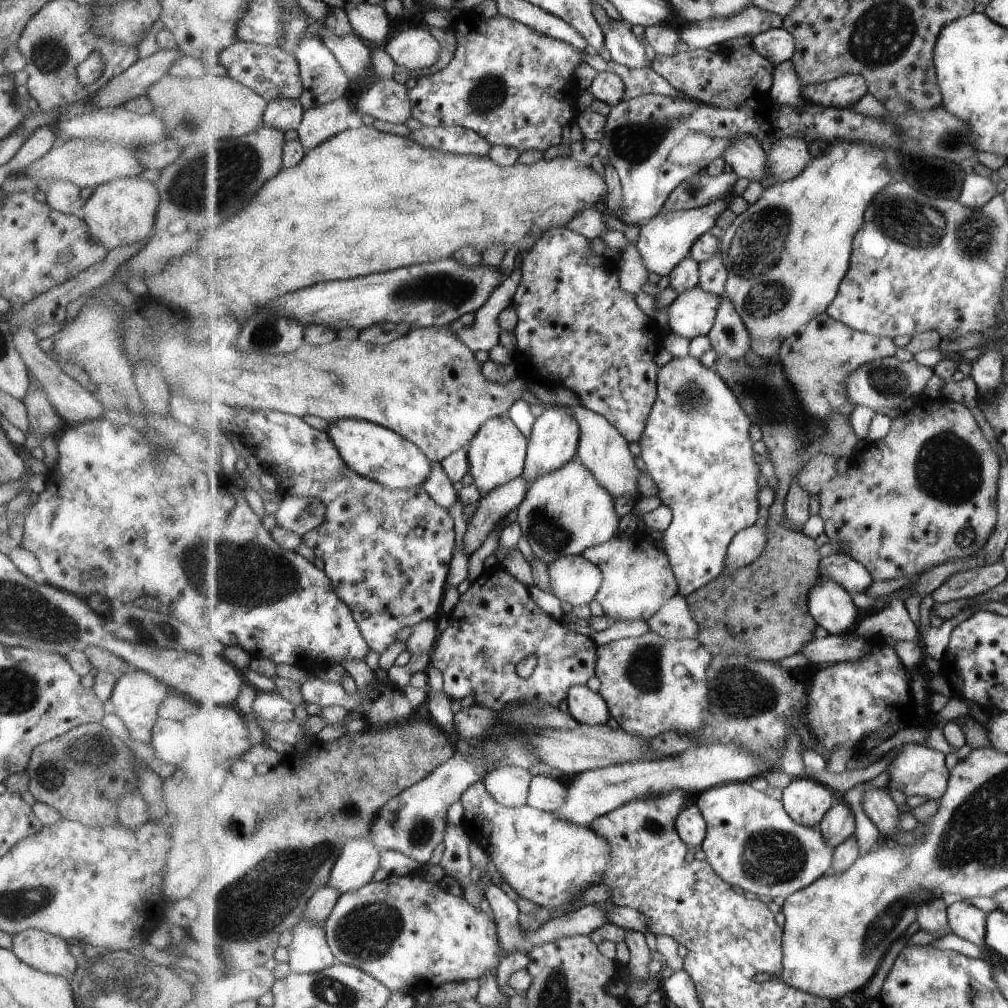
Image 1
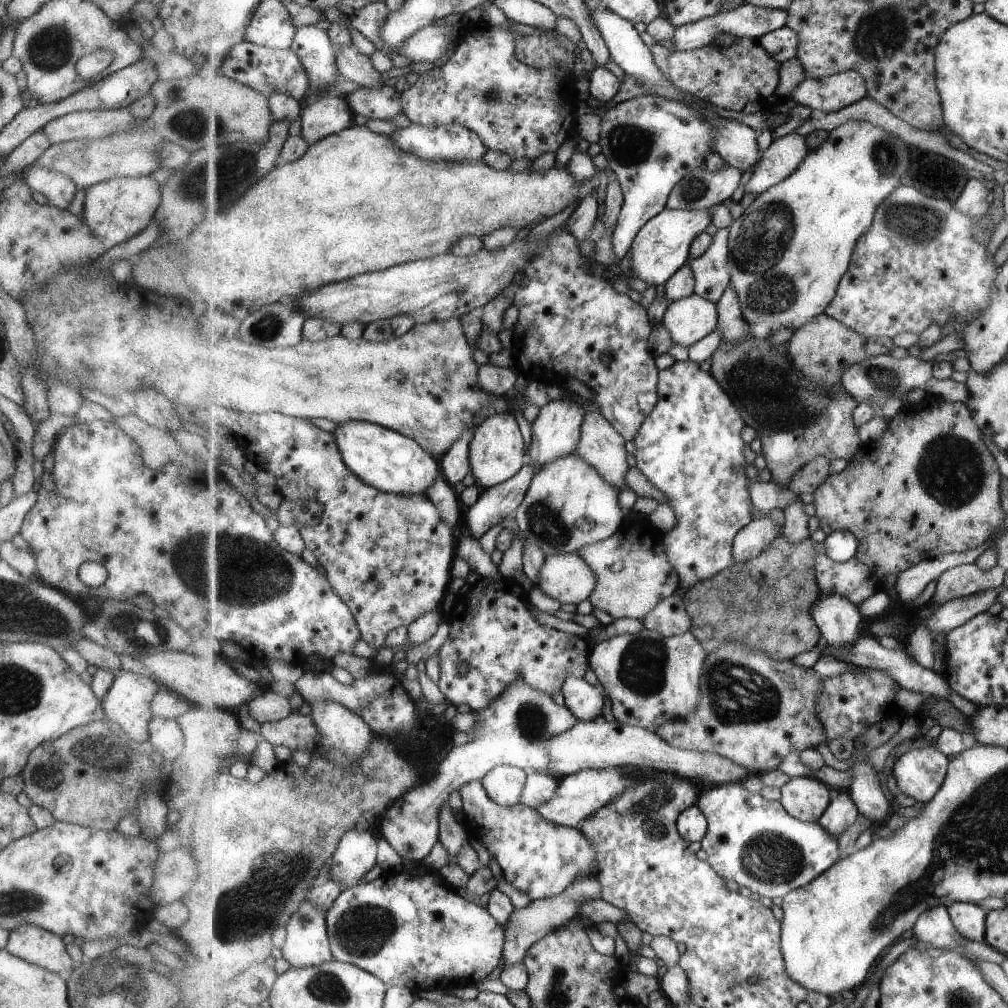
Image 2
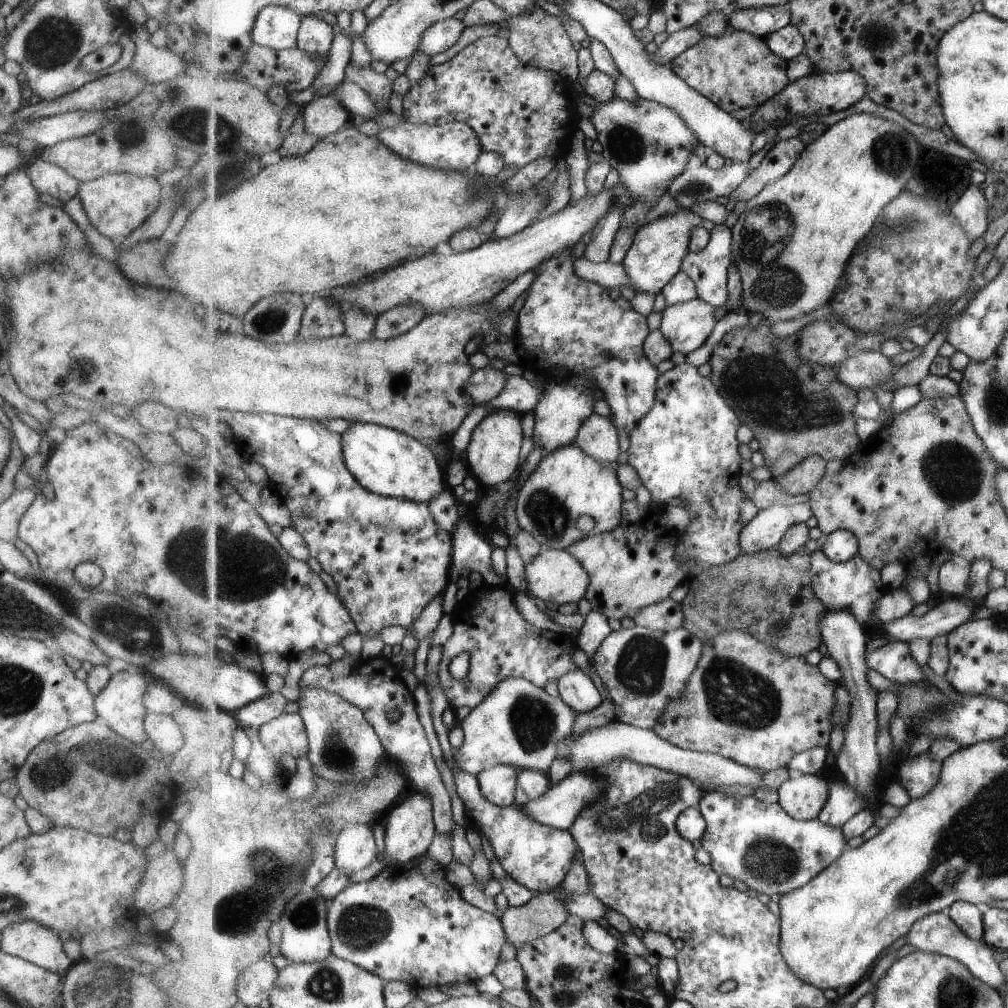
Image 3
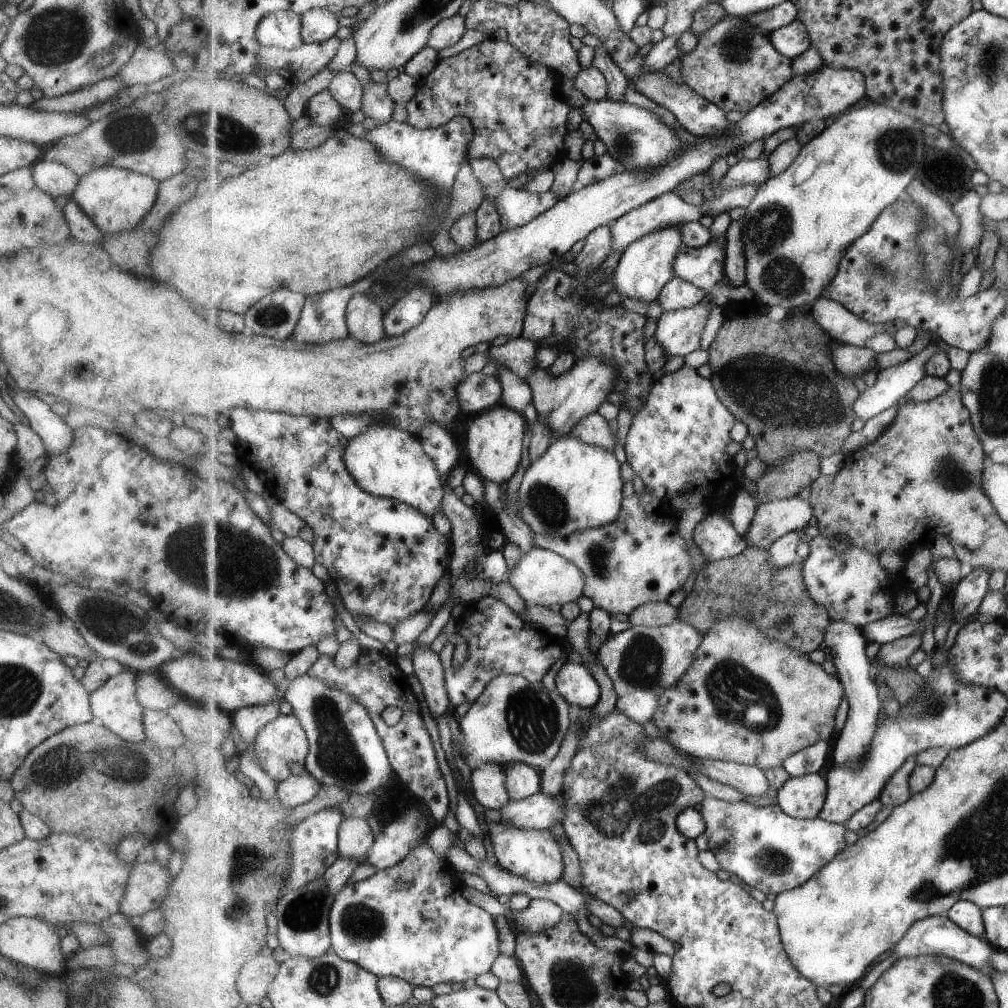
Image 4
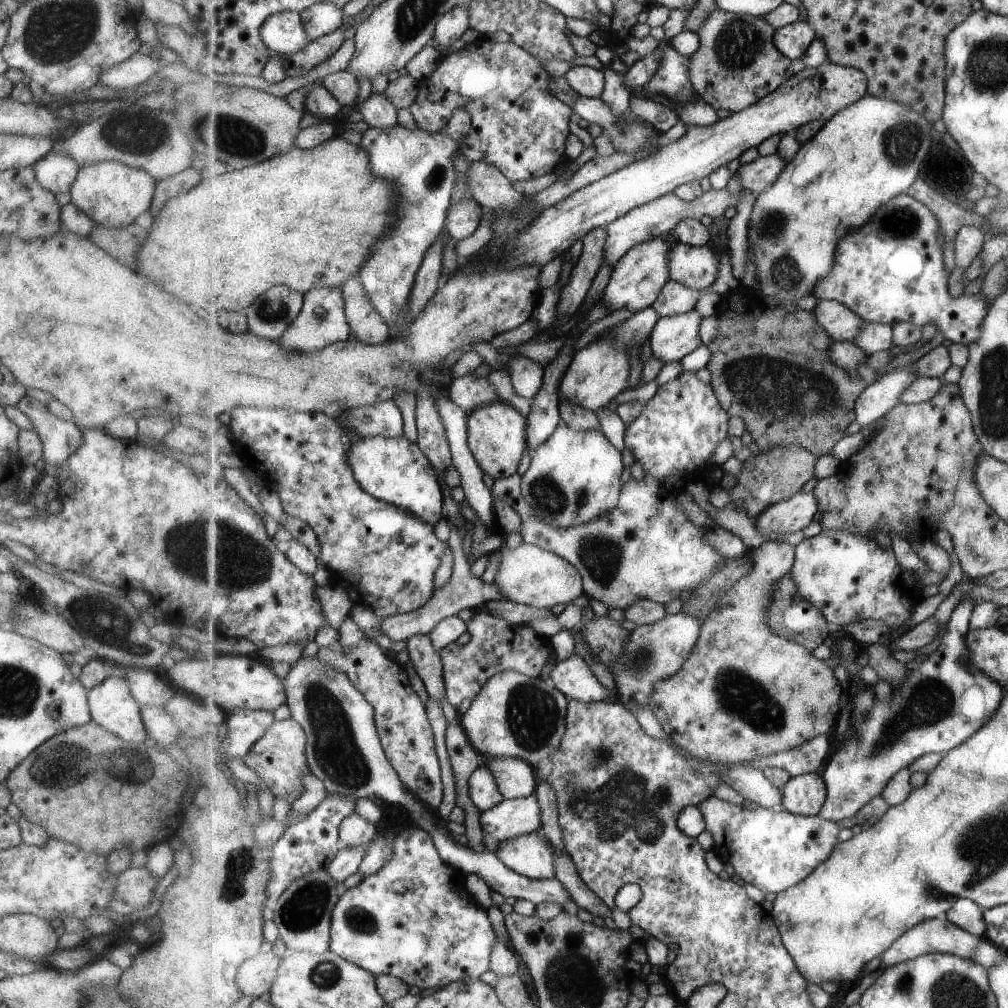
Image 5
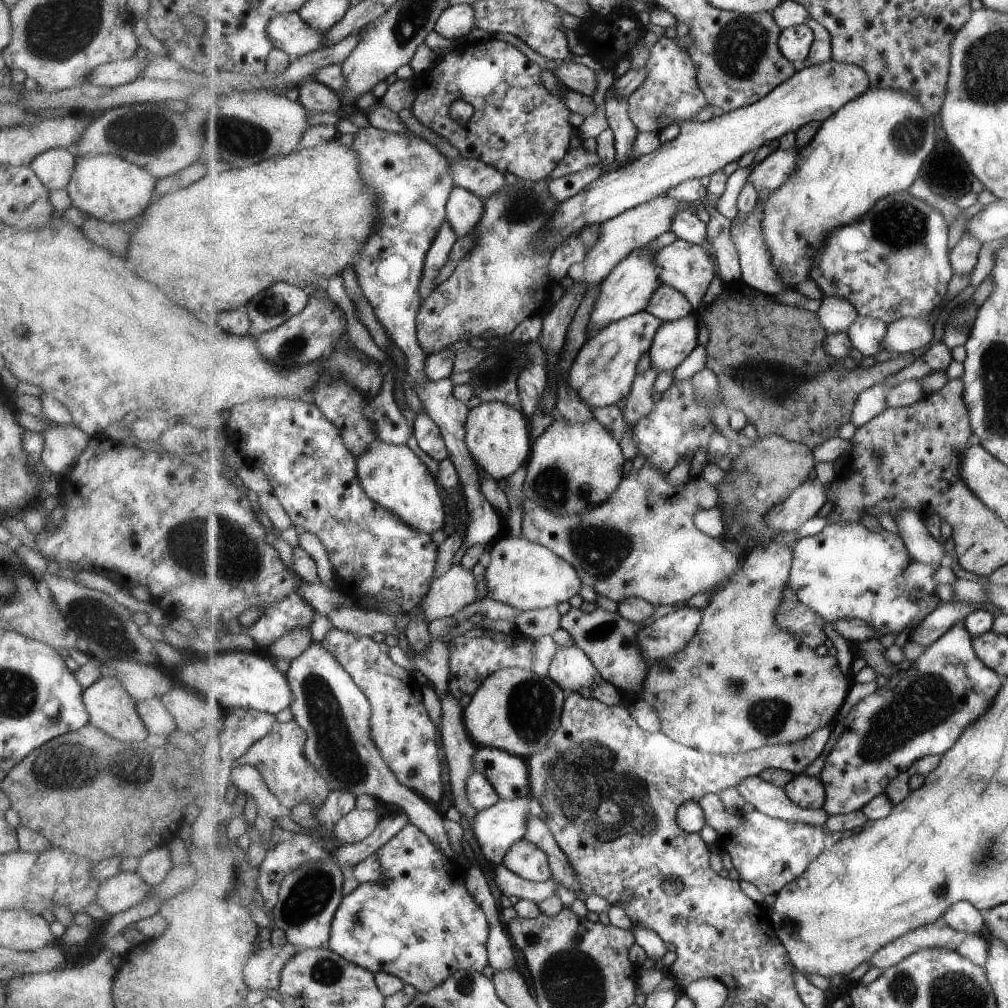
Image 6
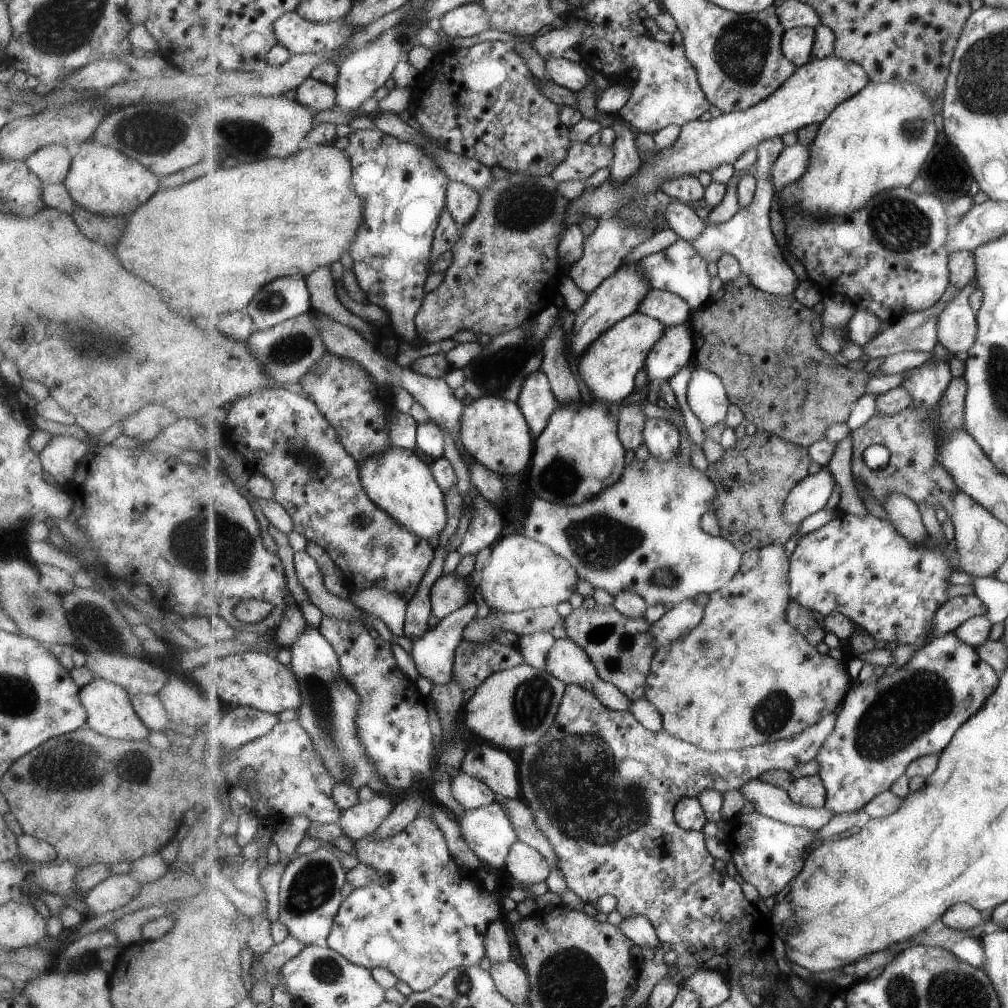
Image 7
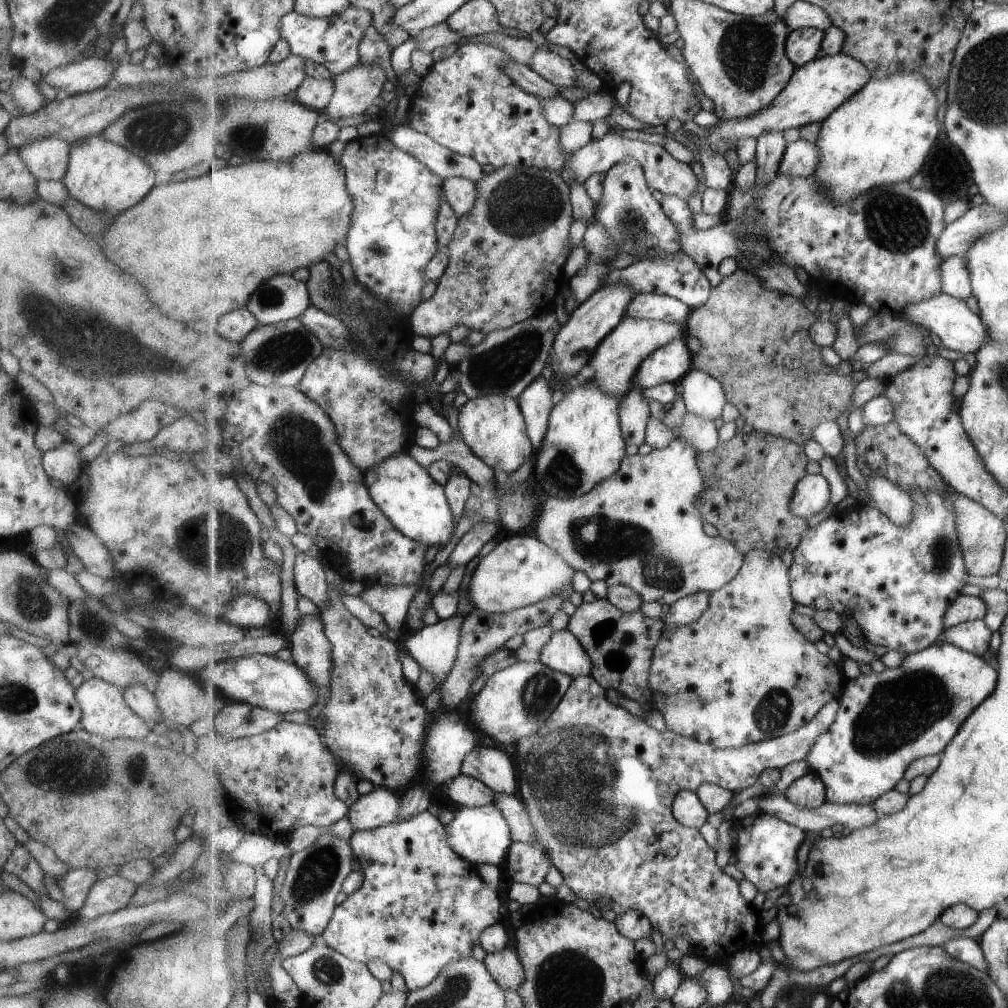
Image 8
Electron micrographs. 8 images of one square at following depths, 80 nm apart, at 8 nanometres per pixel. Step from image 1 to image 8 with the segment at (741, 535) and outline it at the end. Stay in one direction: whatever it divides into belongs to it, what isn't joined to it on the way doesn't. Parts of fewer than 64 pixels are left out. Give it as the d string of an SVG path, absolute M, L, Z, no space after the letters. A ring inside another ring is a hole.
M821 472L808 474L798 482L793 495L792 510L797 516L811 517L830 502L832 486Z

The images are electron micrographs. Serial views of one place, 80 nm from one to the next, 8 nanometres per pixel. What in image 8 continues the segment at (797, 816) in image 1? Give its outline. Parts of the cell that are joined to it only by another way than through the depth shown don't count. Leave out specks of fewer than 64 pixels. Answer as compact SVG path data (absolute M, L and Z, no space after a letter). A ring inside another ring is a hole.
M813 770L794 780L785 793L791 802L810 809L821 807L828 800L827 785Z

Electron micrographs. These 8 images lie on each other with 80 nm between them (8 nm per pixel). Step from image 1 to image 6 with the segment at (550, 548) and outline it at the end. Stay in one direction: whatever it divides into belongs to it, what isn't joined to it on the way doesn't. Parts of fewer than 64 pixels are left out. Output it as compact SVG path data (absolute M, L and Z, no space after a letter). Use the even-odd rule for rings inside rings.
M556 415L549 427L534 441L532 456L527 464L524 481L526 498L555 514L590 512L595 506L611 499L611 494L622 483L625 456L613 430L607 428L597 416L587 422L571 422Z

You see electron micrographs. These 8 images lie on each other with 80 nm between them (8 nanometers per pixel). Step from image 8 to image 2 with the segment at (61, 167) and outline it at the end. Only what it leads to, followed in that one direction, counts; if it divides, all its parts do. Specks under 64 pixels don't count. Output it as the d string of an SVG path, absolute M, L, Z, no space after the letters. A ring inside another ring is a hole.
M27 167L22 176L30 190L41 192L47 198L49 206L57 207L62 211L69 208L78 189L67 176L46 168Z

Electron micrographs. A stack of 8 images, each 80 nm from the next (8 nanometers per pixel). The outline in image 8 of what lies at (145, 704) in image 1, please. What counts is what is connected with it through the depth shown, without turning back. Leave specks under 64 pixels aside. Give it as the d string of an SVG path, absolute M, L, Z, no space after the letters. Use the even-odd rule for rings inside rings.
M88 676L74 690L74 697L79 703L82 717L81 726L92 735L100 736L104 739L114 739L121 737L122 739L139 739L144 740L149 734L149 724L141 720L128 706L124 703L122 688Z

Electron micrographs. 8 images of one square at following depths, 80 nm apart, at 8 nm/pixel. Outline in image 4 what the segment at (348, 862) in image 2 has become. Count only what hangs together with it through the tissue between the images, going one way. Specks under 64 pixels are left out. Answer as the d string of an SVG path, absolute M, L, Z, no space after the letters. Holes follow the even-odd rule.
M366 818L345 819L341 823L338 837L338 851L341 857L367 862L376 839Z

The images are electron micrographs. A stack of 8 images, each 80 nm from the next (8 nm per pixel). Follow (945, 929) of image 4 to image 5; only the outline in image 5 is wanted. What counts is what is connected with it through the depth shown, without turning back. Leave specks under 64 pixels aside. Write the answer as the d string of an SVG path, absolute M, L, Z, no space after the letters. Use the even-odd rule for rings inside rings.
M940 916L933 920L917 924L917 926L911 928L906 934L903 934L899 940L895 940L893 946L887 948L881 954L881 966L889 968L895 966L895 964L918 958L921 954L937 952L973 959L973 950L979 946L979 942L982 939L966 932L963 928L959 928L959 926L955 926L955 924L951 924L944 916Z

